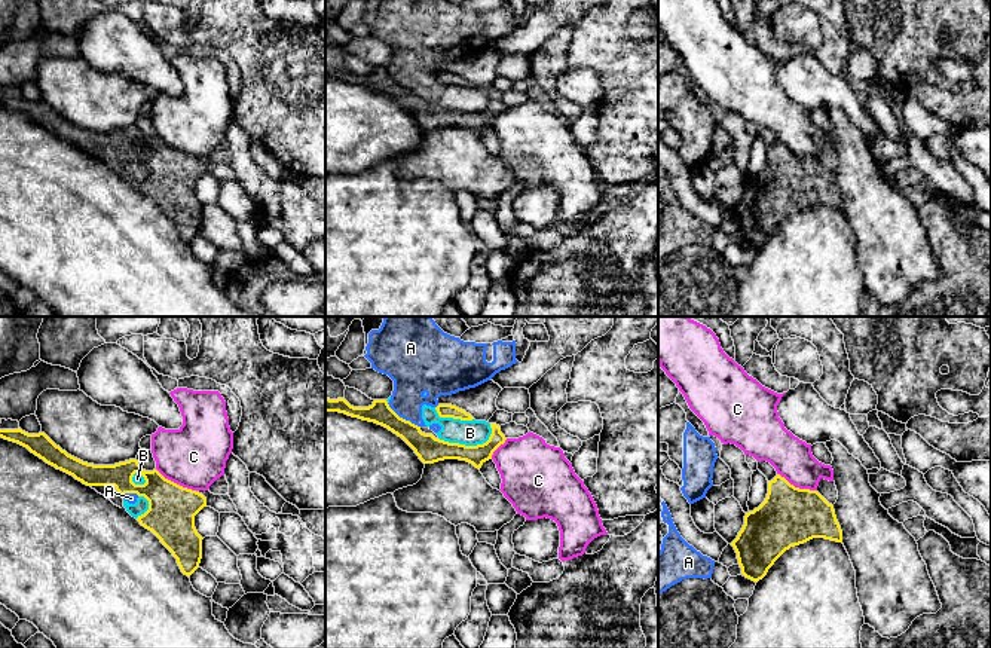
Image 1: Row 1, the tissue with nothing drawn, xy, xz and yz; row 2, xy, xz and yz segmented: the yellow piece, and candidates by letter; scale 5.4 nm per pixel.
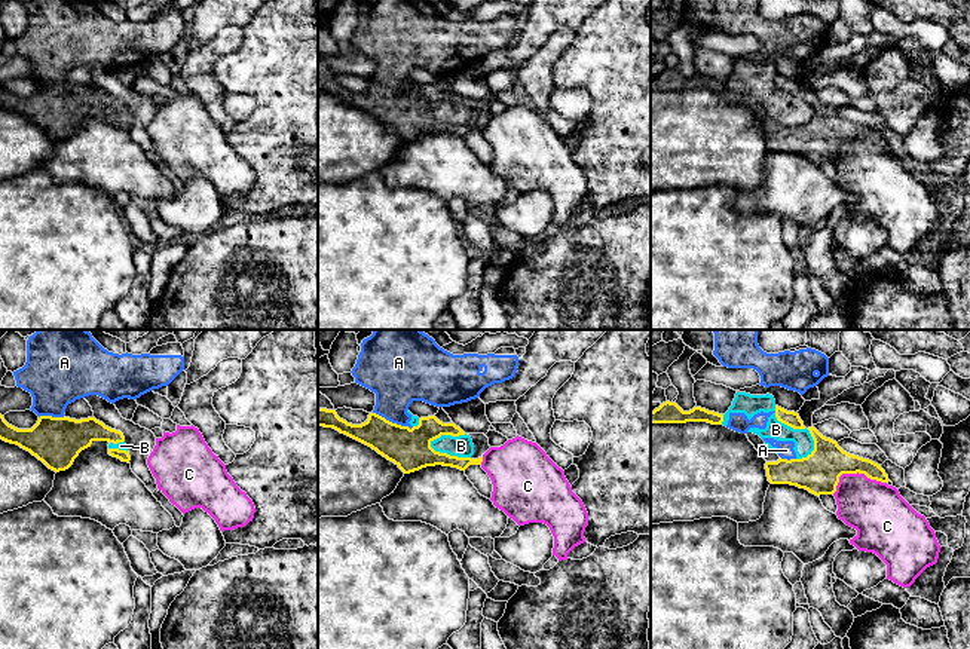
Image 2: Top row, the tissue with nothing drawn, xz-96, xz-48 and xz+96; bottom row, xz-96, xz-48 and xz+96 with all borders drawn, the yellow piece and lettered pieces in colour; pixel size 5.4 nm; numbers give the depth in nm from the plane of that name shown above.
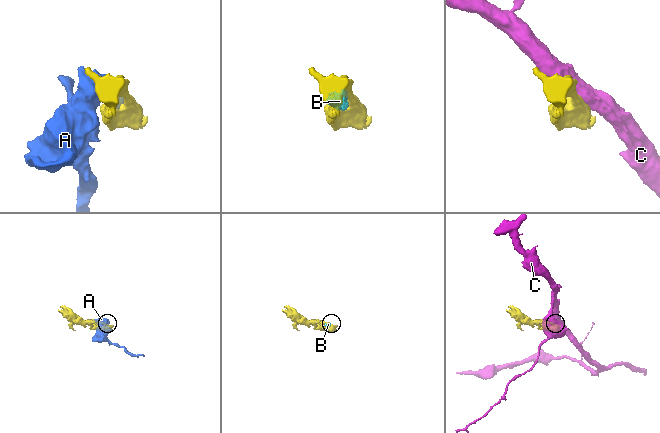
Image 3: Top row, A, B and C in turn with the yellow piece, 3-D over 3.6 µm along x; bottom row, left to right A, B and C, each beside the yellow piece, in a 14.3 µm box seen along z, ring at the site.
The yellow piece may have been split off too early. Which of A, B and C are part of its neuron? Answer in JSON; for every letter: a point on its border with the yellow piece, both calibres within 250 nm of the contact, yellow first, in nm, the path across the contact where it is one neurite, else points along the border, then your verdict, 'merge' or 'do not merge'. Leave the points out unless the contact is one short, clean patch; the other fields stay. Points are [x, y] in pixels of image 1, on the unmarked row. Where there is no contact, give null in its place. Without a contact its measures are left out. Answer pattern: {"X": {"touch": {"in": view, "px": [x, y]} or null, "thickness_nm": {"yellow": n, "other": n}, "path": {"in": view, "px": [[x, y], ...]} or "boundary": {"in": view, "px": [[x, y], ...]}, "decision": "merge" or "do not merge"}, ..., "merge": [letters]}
{"A": {"touch": {"in": "xz", "px": [401, 85]}, "thickness_nm": {"yellow": 140, "other": 240}, "decision": "do not merge"}, "B": {"touch": {"in": "xz", "px": [468, 113]}, "thickness_nm": {"yellow": 140, "other": 140}, "decision": "do not merge"}, "C": {"touch": {"in": "xy", "px": [176, 150]}, "thickness_nm": {"yellow": 260, "other": 340}, "decision": "do not merge"}, "merge": []}

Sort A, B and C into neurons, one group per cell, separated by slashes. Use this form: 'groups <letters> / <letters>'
groups A B / C

